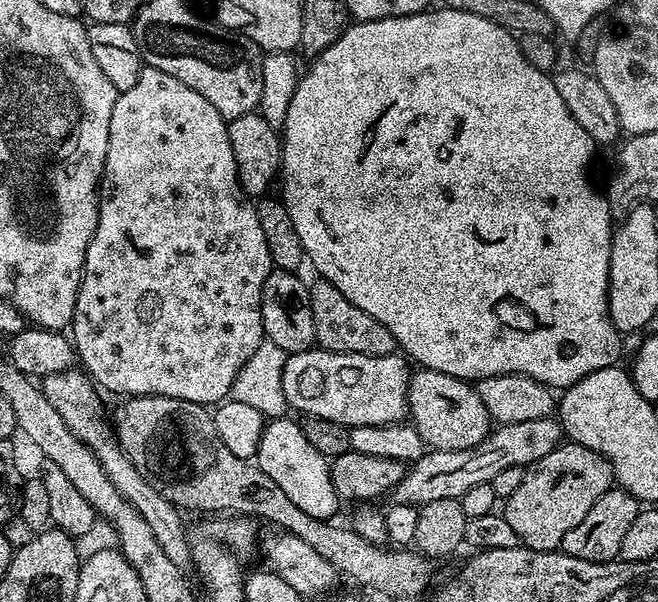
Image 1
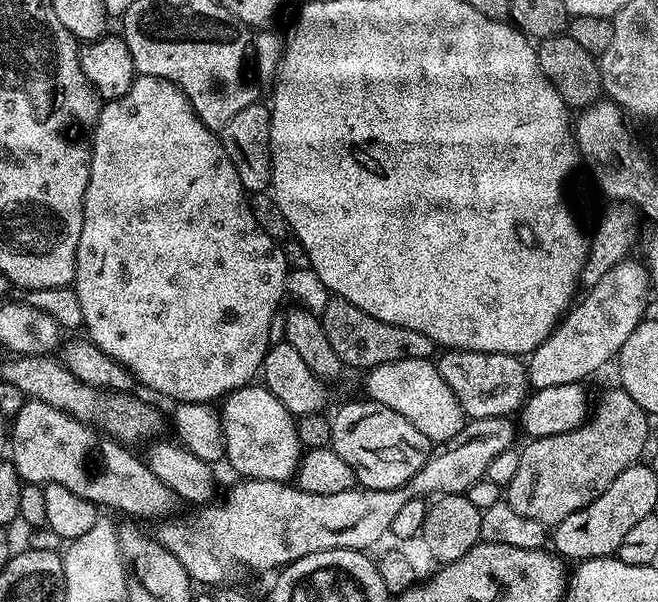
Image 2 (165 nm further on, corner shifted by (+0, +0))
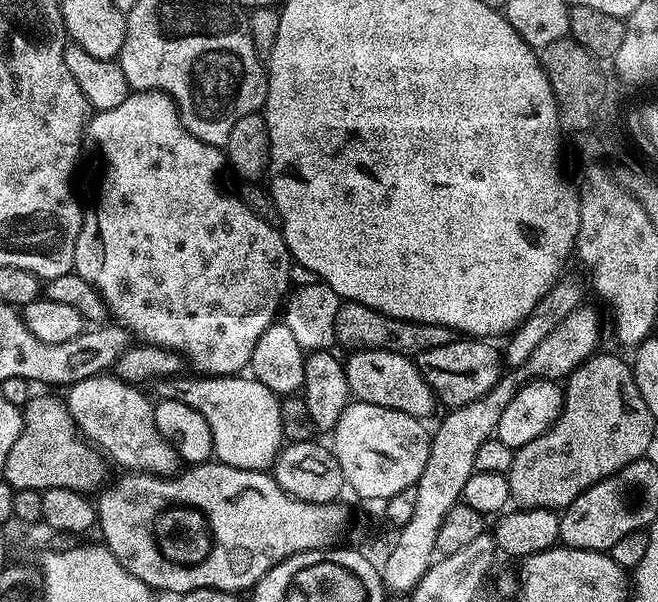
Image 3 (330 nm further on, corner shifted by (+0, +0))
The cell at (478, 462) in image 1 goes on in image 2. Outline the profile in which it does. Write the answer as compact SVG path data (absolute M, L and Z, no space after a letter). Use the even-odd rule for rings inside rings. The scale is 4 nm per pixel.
M507 416L498 418L469 419L464 429L454 438L437 443L431 449L426 462L404 484L392 490L370 490L359 486L346 490L342 494L310 494L288 482L279 480L241 479L228 492L224 501L213 503L199 509L197 516L188 516L185 520L173 519L159 525L158 539L178 562L188 571L197 585L216 584L220 580L220 564L246 564L250 568L273 568L279 570L292 564L306 554L335 548L355 548L372 550L383 536L390 533L390 522L398 515L398 509L405 502L421 498L435 498L441 494L464 494L474 482L485 479L490 462L502 454L502 450L513 447L517 442L518 428Z

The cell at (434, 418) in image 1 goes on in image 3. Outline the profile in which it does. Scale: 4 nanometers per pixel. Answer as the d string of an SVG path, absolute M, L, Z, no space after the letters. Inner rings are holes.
M362 348L349 356L352 357L343 361L344 373L348 379L349 393L356 400L386 406L390 410L402 410L402 414L417 418L428 418L432 407L437 407L437 398L416 368L415 359L387 352L385 348Z

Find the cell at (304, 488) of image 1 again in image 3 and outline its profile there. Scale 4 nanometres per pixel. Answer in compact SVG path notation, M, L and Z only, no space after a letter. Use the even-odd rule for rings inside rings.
M244 374L235 376L165 376L155 381L160 400L177 400L194 406L210 425L212 451L215 459L238 470L263 472L276 463L276 456L285 443L282 434L281 397L262 386L255 378Z

